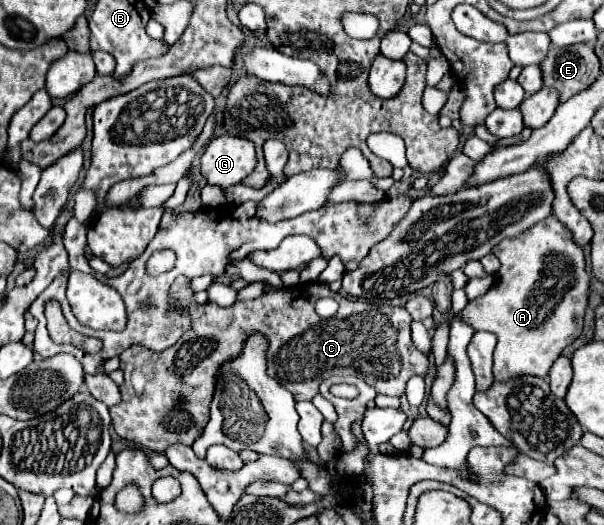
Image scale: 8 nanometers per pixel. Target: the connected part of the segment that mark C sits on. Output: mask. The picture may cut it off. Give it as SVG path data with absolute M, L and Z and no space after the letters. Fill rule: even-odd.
M180 276L170 289L171 303L177 303L181 309L193 313L193 329L177 341L165 353L149 353L135 345L121 353L121 371L125 375L125 383L121 385L123 401L109 409L111 423L115 433L121 439L127 439L143 449L151 449L163 453L173 443L193 445L193 441L203 433L209 421L209 403L213 397L213 381L221 361L235 357L241 351L245 333L261 331L267 335L271 347L267 353L267 371L275 377L287 391L293 393L295 399L313 399L319 383L331 375L355 375L375 387L377 393L401 397L405 393L405 383L413 375L427 373L427 357L413 345L411 341L411 317L403 307L393 305L373 305L365 301L353 301L343 293L333 293L323 283L299 283L287 289L273 289L265 285L265 295L259 299L235 303L231 307L219 307L217 303L197 303L194 291L189 287L190 279ZM321 297L333 297L339 303L339 311L331 319L323 319L315 313L315 301Z

